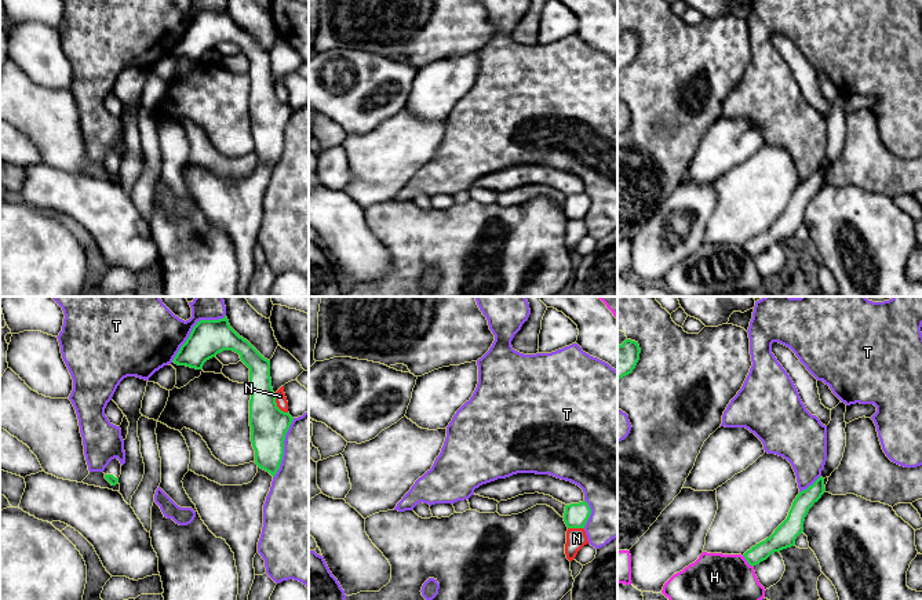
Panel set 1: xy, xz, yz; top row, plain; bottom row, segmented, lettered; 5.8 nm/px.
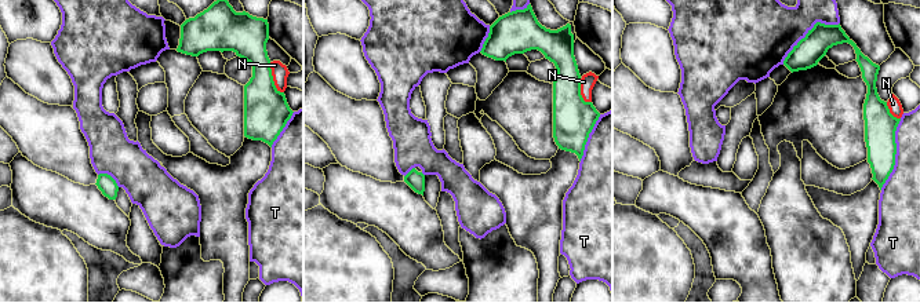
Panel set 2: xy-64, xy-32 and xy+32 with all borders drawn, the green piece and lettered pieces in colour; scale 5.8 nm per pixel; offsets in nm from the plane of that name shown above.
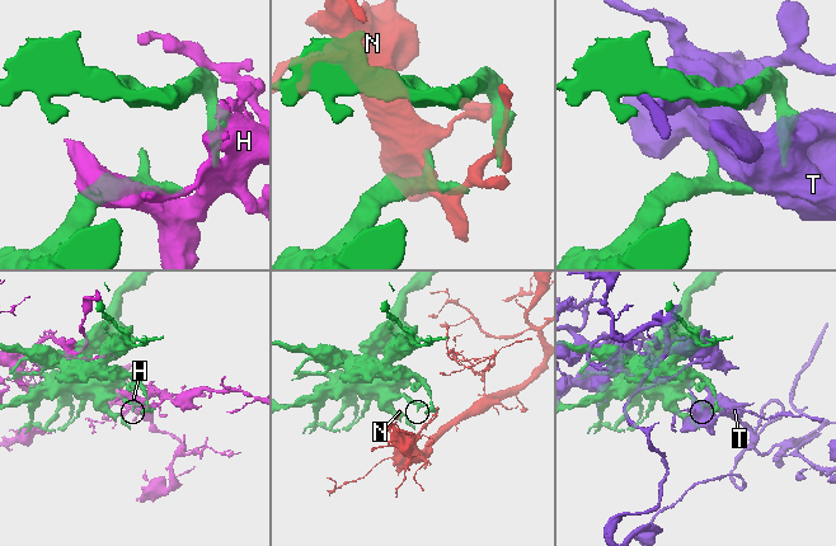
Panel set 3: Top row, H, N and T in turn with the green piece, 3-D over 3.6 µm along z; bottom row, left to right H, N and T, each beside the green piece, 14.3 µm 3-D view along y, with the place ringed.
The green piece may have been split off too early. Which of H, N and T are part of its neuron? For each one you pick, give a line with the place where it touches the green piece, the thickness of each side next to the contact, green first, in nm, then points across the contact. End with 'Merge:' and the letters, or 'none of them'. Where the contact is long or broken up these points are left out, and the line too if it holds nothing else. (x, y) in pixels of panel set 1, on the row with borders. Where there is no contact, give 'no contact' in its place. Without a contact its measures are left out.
Merge: none of them

